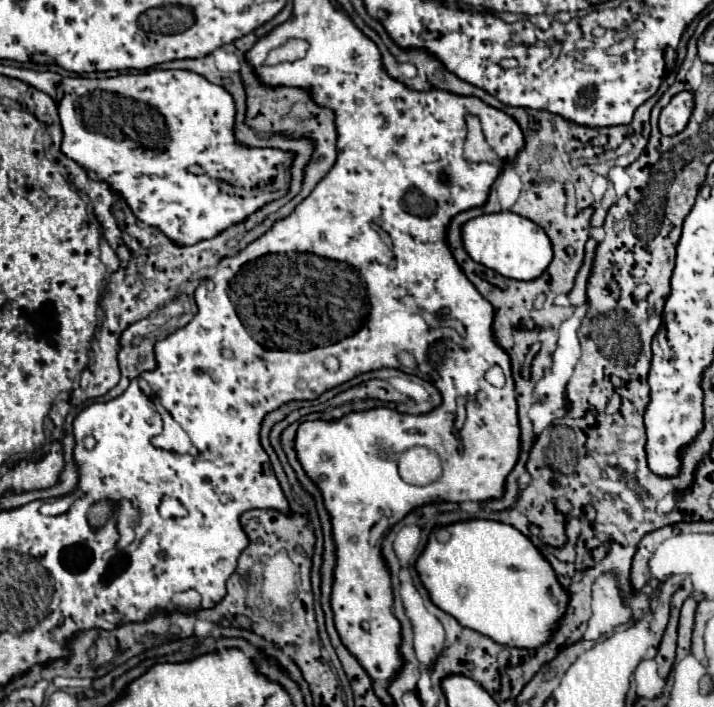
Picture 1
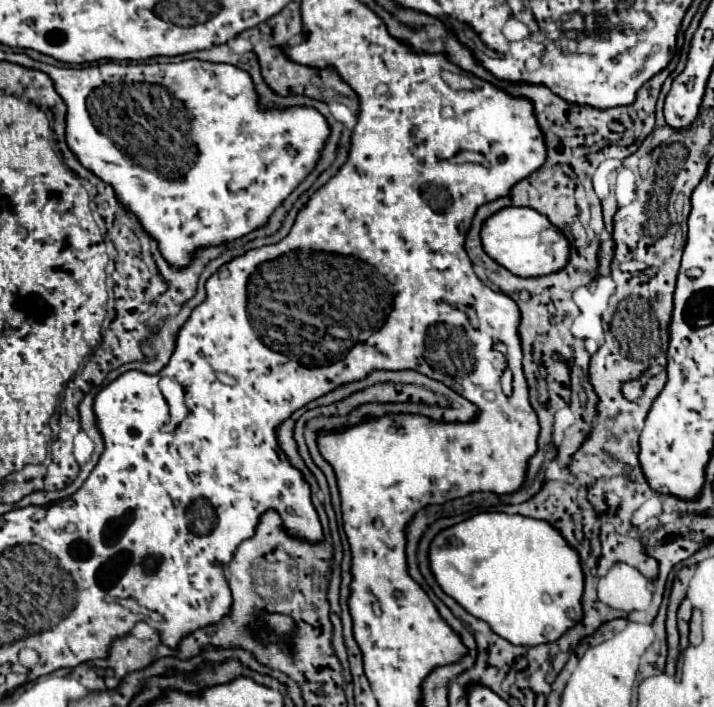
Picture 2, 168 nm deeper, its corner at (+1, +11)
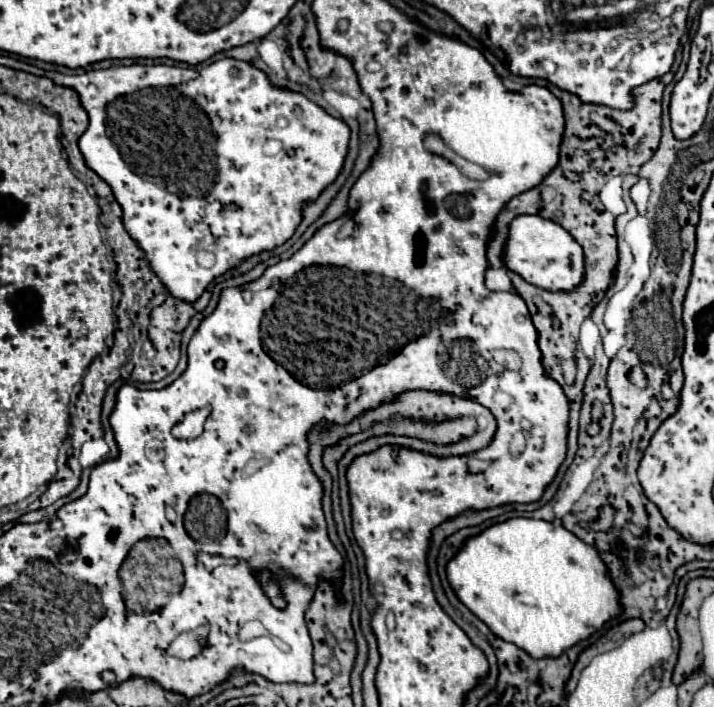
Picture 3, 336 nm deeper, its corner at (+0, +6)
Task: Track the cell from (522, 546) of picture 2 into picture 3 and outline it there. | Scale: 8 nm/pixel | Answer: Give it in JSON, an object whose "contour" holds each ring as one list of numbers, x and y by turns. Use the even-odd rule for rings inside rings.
{"contour":[[512,518,496,524,480,536,470,538,464,548,448,562,446,574,456,596,482,622,486,622,486,626,496,636,516,644,532,658,556,658,580,640,592,636,608,620,622,614,618,588,614,586,598,550,582,542,558,520,546,522,532,518]]}

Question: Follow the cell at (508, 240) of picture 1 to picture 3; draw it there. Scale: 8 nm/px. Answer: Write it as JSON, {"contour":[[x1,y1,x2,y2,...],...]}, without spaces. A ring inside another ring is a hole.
{"contour":[[516,216,510,224,510,238,506,244,506,266,518,272,526,282,548,292,570,292,582,284,584,278,584,250,560,224,542,216]]}

